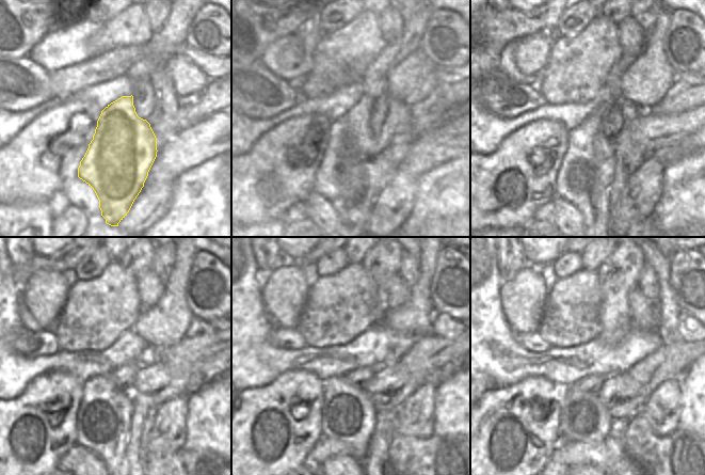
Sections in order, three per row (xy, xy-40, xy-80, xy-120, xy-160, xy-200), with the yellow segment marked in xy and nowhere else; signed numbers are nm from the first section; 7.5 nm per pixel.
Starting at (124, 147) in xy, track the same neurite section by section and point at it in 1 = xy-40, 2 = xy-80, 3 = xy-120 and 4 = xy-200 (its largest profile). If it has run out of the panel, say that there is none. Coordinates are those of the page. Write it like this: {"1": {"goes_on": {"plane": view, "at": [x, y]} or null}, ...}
{"1": {"goes_on": {"plane": "xy-40", "at": [354, 163]}}, "2": {"goes_on": {"plane": "xy-80", "at": [586, 173]}}, "3": {"goes_on": {"plane": "xy-120", "at": [105, 415]}}, "4": {"goes_on": {"plane": "xy-200", "at": [585, 418]}}}

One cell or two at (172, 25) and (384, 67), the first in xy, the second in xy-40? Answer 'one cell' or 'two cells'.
one cell

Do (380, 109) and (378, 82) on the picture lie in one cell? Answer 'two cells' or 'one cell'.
two cells

